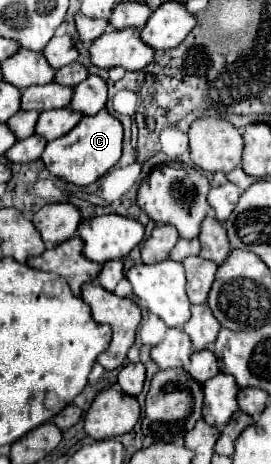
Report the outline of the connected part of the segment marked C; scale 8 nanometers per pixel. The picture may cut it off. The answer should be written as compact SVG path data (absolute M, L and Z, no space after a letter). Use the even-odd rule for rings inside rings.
M105 108L95 116L83 116L73 132L61 136L61 140L53 140L45 146L41 160L45 168L75 186L89 186L103 178L109 168L113 168L121 158L121 142L123 142L123 126L117 118L113 118Z

